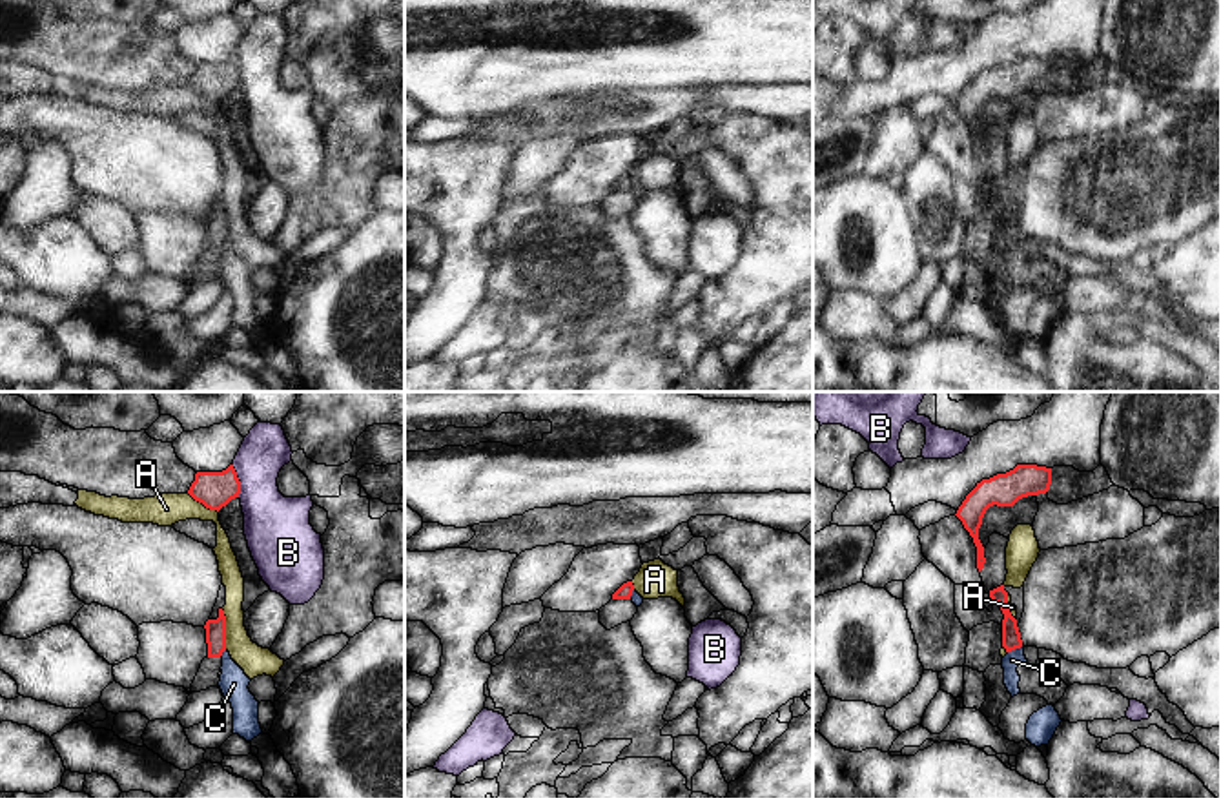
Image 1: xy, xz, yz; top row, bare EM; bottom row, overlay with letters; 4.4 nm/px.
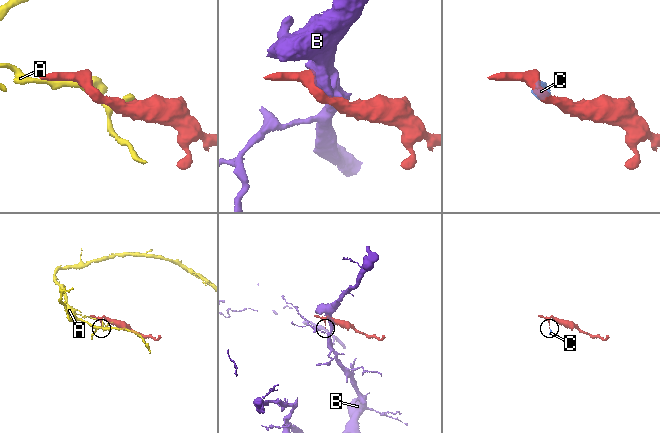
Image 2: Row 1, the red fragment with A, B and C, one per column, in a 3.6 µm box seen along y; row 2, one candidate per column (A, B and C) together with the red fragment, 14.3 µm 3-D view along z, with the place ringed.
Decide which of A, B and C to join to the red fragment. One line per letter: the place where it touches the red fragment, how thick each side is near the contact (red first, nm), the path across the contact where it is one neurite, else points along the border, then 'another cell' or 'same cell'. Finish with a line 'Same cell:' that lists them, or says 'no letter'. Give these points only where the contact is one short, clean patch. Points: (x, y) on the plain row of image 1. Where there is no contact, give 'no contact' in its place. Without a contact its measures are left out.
A: contact xy (225, 221); calibres 100 and 140 nm; another cell
B: contact xy (239, 73); calibres 160 and 280 nm; another cell
C: contact yz (1015, 239); calibres 80 and 80 nm; border yz (1023, 237), (1008, 245); another cell
Same cell: no letter

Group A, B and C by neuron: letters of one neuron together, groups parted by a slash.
A / B / C

